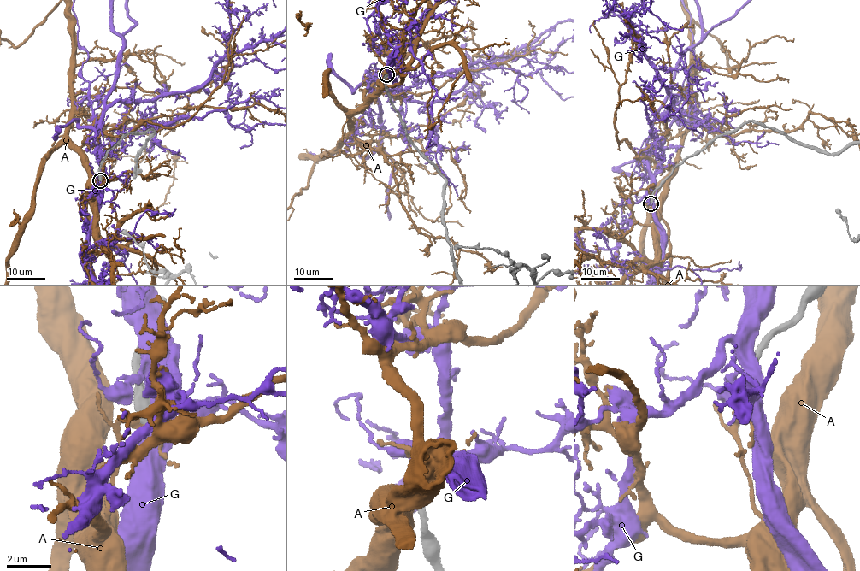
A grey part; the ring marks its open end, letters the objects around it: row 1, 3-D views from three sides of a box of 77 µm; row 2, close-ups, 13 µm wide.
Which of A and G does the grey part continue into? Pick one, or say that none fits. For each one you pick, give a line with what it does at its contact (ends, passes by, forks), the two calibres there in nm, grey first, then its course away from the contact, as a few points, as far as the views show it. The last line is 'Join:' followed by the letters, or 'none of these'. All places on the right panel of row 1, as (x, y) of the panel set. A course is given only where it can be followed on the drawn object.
Join: none of these

